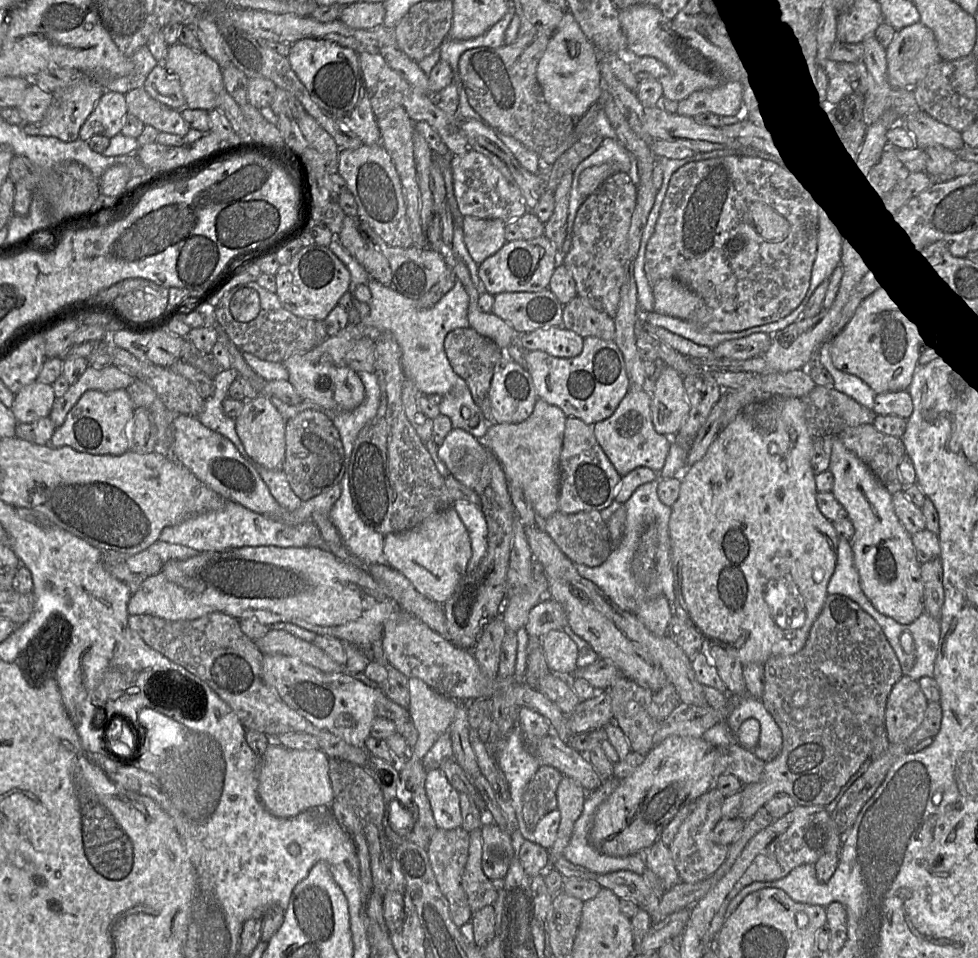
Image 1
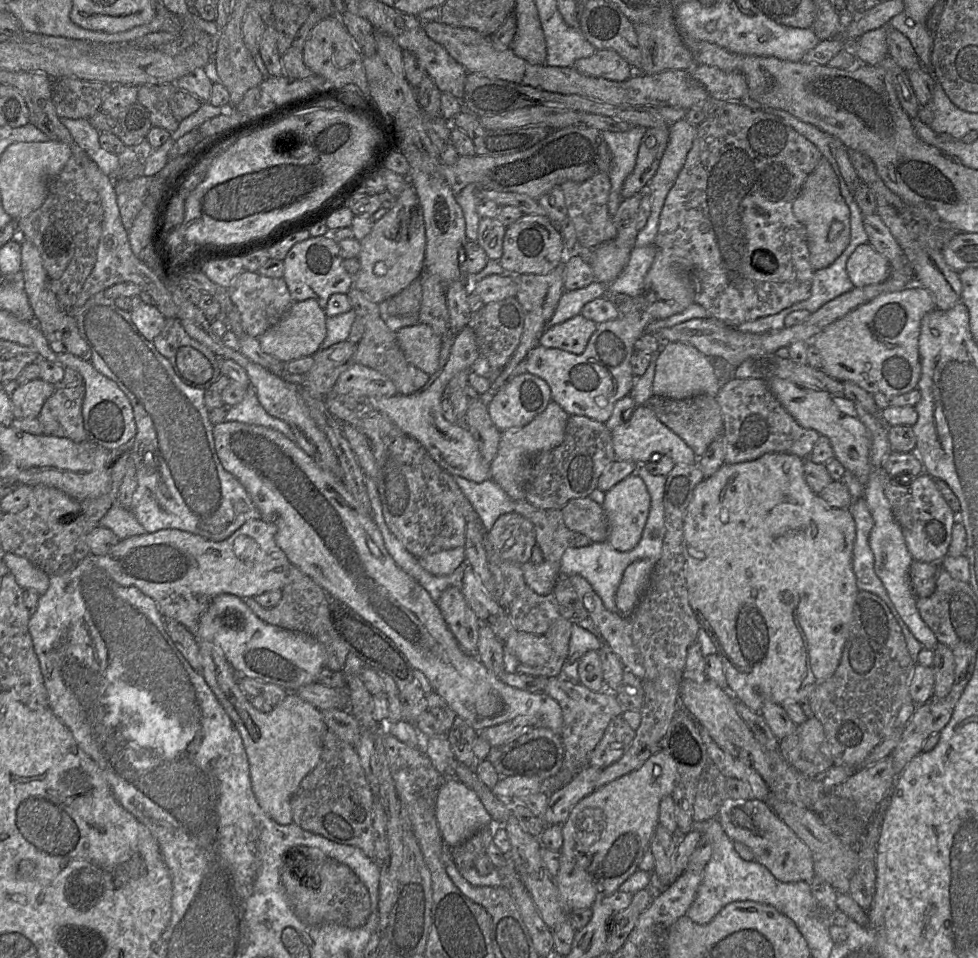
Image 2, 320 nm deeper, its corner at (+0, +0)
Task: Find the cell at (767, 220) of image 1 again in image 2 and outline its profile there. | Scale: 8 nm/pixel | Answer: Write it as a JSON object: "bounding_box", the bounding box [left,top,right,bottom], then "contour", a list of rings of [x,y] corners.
{"bounding_box":[793,157,850,271],"contour":[[[822,157],[806,178],[793,203],[793,214],[805,227],[810,263],[814,271],[830,266],[850,241],[850,210],[840,192],[839,180],[830,164]]]}

